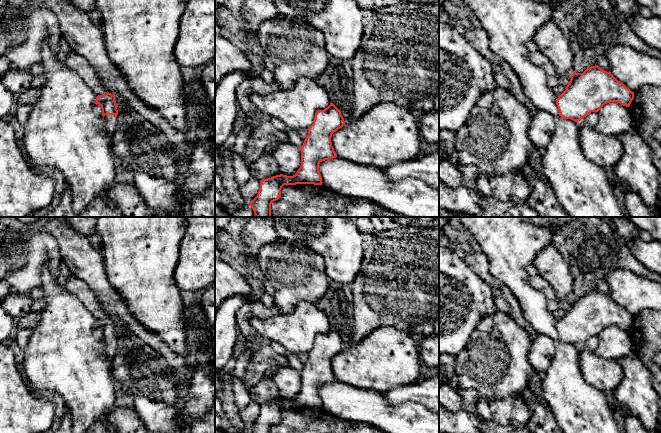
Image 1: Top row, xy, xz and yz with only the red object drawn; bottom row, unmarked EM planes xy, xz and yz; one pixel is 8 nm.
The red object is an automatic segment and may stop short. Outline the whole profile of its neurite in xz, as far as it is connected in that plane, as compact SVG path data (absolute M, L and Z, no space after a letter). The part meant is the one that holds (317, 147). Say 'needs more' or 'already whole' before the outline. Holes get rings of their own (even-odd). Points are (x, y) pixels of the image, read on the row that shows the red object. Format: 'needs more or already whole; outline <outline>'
already whole; outline M333 104L315 114L313 124L307 129L308 135L301 151L301 166L293 176L276 175L260 180L257 196L250 201L255 217L271 217L271 204L281 196L284 185L314 184L322 185L319 164L336 158L331 137L345 125L341 111Z

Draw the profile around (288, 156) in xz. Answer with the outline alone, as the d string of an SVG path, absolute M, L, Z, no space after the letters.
M291 143L279 144L271 155L278 162L283 175L293 176L301 166L301 151Z

